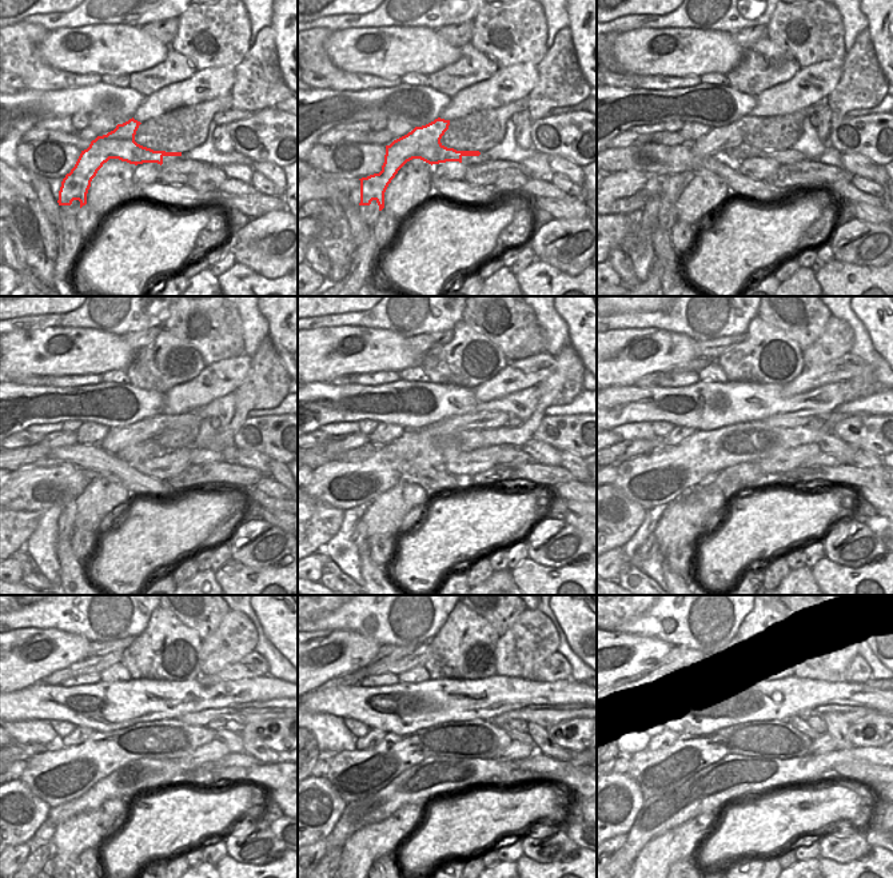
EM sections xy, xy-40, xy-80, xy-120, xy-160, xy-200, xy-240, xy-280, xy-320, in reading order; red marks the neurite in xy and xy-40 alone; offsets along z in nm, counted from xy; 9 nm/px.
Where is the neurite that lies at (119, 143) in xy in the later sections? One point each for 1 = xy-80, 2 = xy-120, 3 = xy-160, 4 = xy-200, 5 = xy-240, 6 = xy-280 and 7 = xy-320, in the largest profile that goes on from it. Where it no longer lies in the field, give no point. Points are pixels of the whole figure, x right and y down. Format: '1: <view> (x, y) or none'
1: xy-80 (728, 142)
2: xy-120 (147, 428)
3: xy-160 (482, 420)
4: xy-200 (801, 418)
5: xy-240 (240, 715)
6: xy-280 (543, 717)
7: xy-320 (850, 717)

